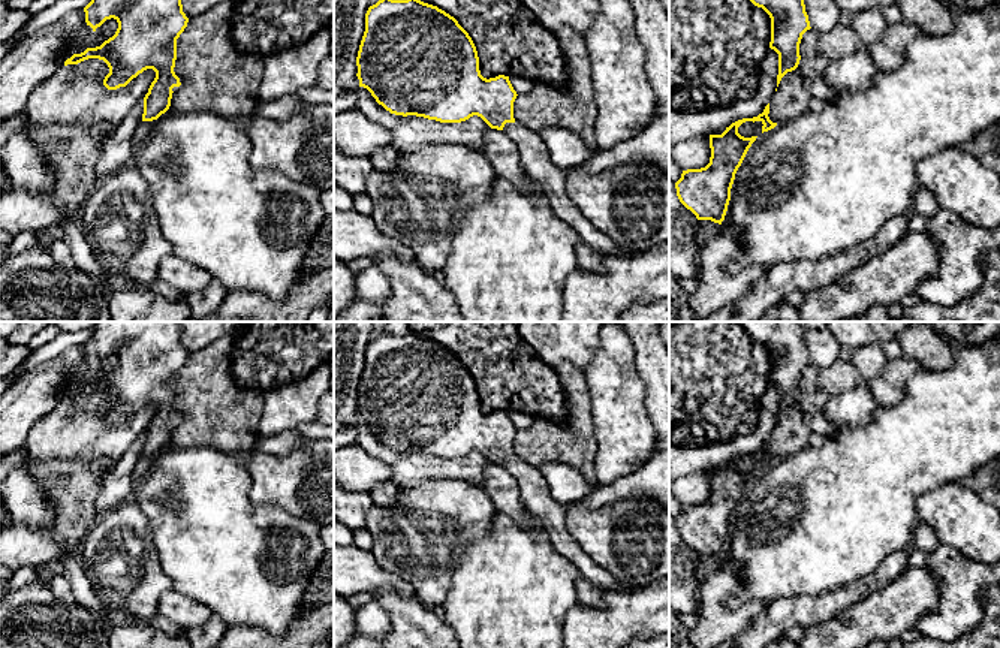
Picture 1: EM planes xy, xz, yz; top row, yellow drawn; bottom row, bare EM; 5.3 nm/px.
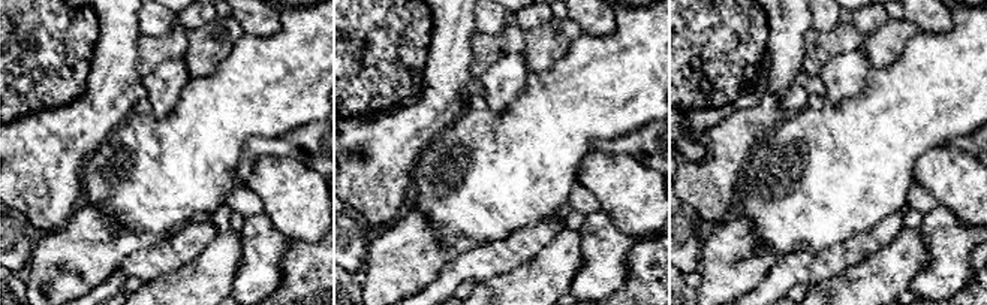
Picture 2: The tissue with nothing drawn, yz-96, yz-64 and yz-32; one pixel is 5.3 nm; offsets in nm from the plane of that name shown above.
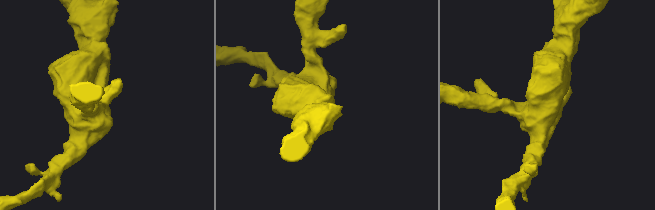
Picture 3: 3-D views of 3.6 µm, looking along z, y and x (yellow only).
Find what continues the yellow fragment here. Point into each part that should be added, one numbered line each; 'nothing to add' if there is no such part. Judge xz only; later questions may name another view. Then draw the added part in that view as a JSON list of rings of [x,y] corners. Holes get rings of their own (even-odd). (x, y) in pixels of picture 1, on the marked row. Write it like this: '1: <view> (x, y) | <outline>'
1: xz (535, 157) | [[[516,121],[506,123],[503,132],[518,147],[525,174],[539,184],[552,213],[561,221],[572,226],[581,241],[603,257],[629,257],[638,254],[626,251],[614,244],[572,204],[566,193],[567,169],[551,160],[548,148],[537,132],[521,126]]]

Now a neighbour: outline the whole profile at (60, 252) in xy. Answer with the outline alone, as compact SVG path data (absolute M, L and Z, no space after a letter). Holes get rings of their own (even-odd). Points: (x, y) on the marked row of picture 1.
M63 239L48 241L46 247L49 248L49 253L57 265L64 269L76 269L73 254Z

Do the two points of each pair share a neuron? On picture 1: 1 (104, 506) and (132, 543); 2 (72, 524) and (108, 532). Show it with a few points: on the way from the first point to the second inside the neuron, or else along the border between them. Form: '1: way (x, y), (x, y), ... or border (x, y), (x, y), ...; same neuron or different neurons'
1: border (130, 497), (98, 518); different neurons
2: border (98, 518), (77, 552); different neurons

